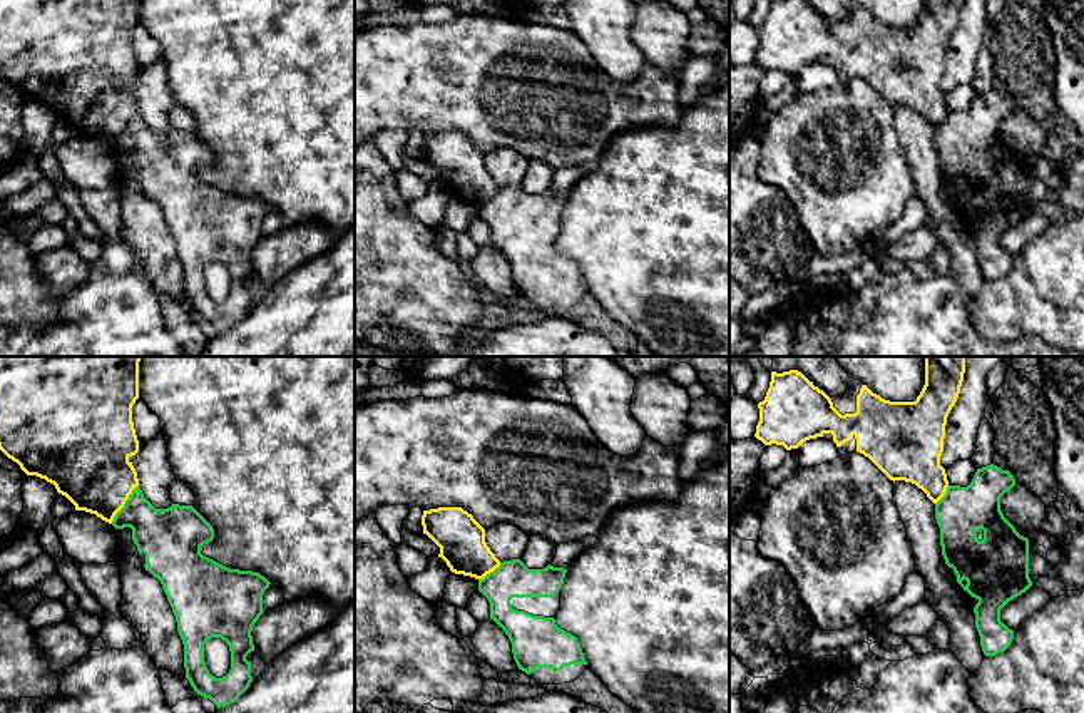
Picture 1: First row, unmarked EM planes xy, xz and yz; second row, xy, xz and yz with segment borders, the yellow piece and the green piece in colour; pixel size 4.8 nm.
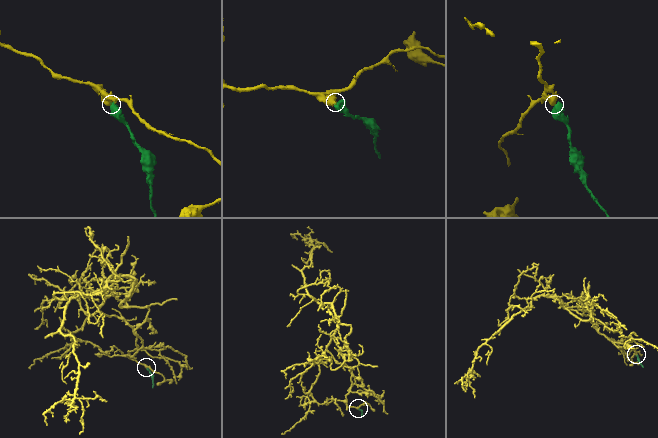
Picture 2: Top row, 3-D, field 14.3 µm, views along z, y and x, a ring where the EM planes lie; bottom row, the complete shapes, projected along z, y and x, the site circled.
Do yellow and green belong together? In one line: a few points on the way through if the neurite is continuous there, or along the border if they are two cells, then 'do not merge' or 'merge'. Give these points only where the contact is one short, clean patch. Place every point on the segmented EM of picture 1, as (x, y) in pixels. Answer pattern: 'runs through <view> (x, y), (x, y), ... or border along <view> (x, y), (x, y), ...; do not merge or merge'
border along xy (138, 486), (111, 523); do not merge

